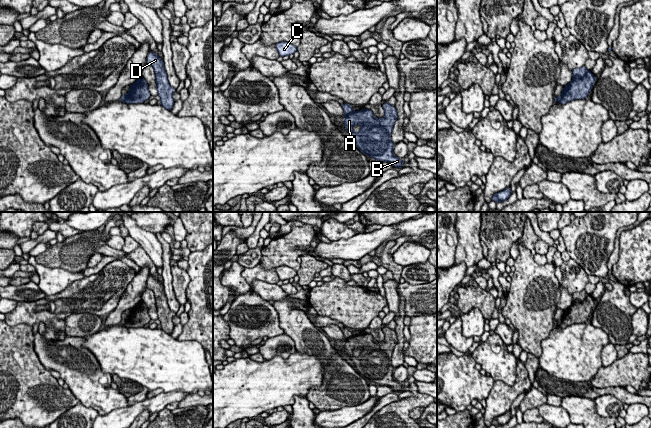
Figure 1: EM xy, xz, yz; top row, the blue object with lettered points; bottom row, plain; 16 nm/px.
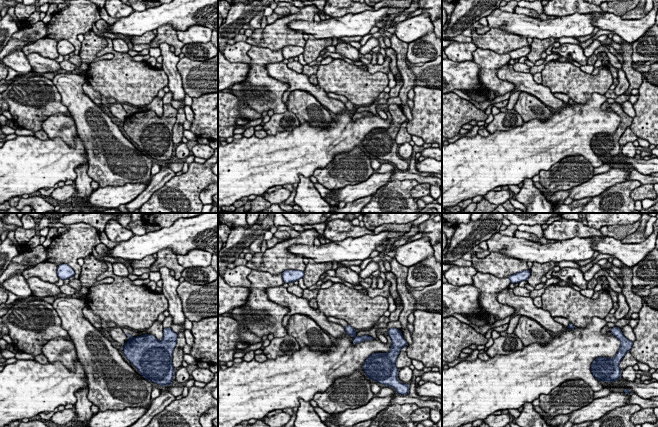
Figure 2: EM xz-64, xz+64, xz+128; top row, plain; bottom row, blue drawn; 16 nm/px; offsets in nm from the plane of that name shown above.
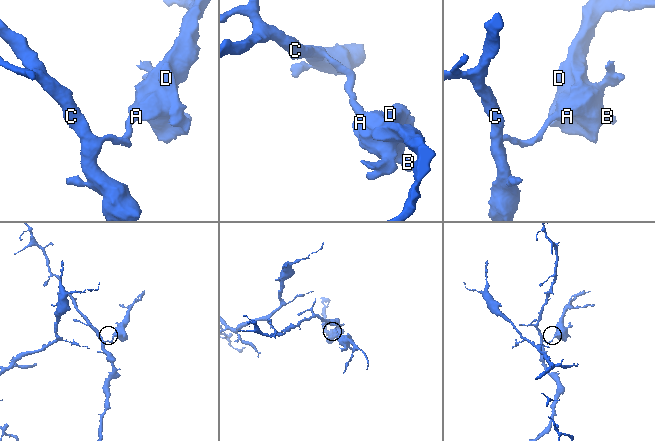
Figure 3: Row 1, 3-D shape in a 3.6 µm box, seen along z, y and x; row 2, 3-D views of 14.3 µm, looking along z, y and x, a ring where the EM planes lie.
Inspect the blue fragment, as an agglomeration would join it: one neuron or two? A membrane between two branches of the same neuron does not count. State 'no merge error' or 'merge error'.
merge error

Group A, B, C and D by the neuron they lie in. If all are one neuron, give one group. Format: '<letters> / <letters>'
A B D / C

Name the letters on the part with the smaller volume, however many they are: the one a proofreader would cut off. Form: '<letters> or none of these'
A, B, D

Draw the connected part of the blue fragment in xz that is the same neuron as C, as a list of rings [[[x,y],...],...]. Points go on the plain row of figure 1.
[[[285,265],[279,266],[275,270],[281,281],[289,280],[297,275],[297,271]]]

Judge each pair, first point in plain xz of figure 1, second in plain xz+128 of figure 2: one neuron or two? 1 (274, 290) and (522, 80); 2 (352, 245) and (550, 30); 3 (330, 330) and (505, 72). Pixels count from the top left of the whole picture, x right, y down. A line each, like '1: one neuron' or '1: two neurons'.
1: one neuron
2: one neuron
3: one neuron

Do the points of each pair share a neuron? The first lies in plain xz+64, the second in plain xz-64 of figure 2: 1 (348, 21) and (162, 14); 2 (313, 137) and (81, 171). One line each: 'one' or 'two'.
1: one
2: two

